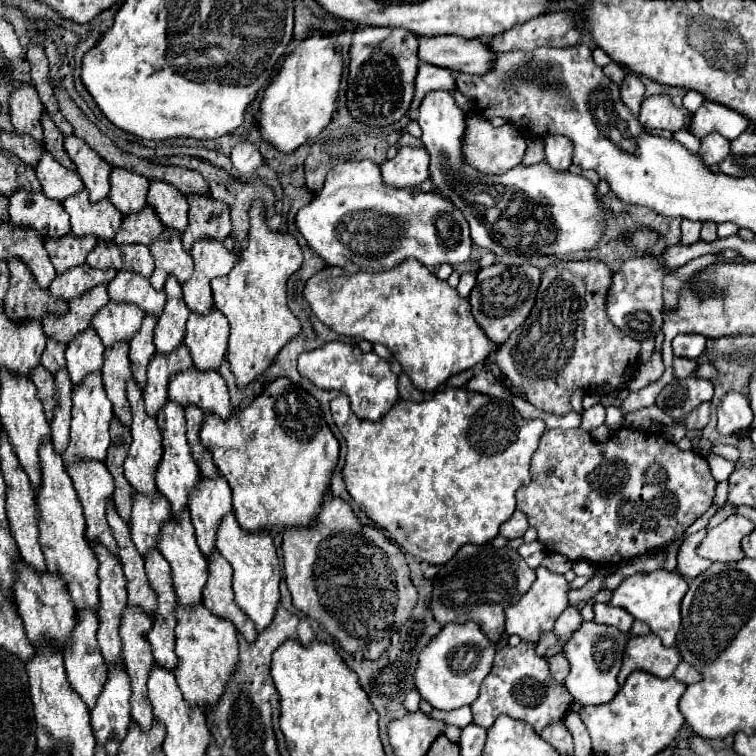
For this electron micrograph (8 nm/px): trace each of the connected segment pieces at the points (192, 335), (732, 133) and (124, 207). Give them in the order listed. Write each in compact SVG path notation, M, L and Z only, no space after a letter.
M216 307L208 313L190 313L186 321L184 343L198 369L218 369L228 347L228 319Z
M704 101L692 117L690 133L696 139L704 139L710 133L720 133L726 139L736 139L748 125L750 121L740 113L734 113L724 105Z
M112 167L110 173L110 201L124 213L140 211L146 205L146 193L150 187L150 181L144 175L138 175L124 167Z

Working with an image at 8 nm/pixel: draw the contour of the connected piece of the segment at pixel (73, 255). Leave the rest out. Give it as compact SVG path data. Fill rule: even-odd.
M72 231L62 235L62 237L50 237L44 241L50 259L54 263L54 269L58 273L64 273L68 267L82 265L86 261L86 255L96 247L96 237L94 235L84 235L76 237Z

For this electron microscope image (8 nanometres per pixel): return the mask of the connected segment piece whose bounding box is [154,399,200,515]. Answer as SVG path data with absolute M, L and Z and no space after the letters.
M170 401L158 411L156 415L160 431L162 431L162 459L160 459L160 467L156 469L156 487L166 495L166 499L172 505L172 513L180 515L182 509L188 507L188 491L192 491L192 487L196 487L198 479L200 479L200 469L196 465L196 461L192 459L188 441L186 441L186 419L184 419L184 407L176 401Z

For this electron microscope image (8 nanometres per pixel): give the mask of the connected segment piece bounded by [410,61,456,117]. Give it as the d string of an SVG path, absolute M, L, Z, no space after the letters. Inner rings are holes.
M420 61L418 65L418 77L416 77L416 95L412 101L412 117L416 115L422 99L430 93L430 91L454 91L456 89L456 79L452 69L446 67L436 67L430 63Z

